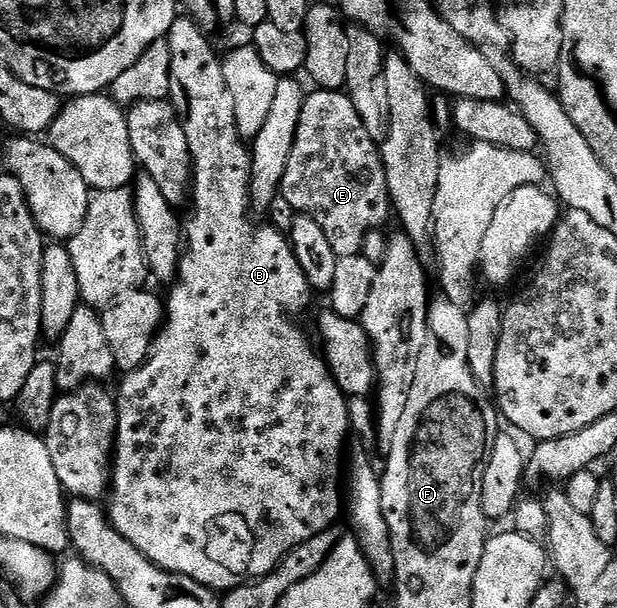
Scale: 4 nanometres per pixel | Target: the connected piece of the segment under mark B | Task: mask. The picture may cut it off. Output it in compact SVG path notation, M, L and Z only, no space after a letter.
M178 16L173 22L173 27L169 30L167 41L171 48L171 92L169 98L176 108L177 114L181 117L183 124L183 132L187 132L187 146L191 148L191 160L193 161L193 184L191 187L191 207L193 211L189 214L189 219L186 217L183 222L183 250L184 257L182 257L177 272L175 275L176 281L172 283L173 291L169 294L169 299L164 299L163 305L167 315L158 335L153 339L153 349L150 353L149 359L143 363L139 368L128 371L124 375L125 378L121 382L121 387L115 390L115 397L117 399L117 440L113 448L113 468L111 471L111 489L107 495L107 517L109 522L115 528L115 532L119 532L119 536L126 538L131 544L135 544L135 548L139 548L139 552L143 552L143 556L147 556L147 560L151 560L160 570L167 571L168 574L182 574L183 576L191 576L191 580L195 580L199 584L208 586L214 592L228 592L237 586L244 586L252 583L254 580L264 578L266 574L272 574L280 567L281 561L287 557L299 544L303 544L303 540L311 540L311 536L315 536L319 532L330 529L331 524L337 518L337 513L342 513L343 510L343 486L337 483L337 469L341 466L341 449L345 446L345 433L350 433L351 427L349 425L349 413L347 412L347 395L337 386L337 382L333 379L333 374L329 370L329 366L324 360L324 357L319 353L318 347L312 346L309 343L309 338L305 335L303 327L297 323L297 317L304 312L309 306L309 301L315 297L315 291L309 285L307 276L303 276L303 268L299 268L299 260L293 255L293 248L289 245L288 237L281 233L270 224L264 226L256 226L253 223L254 215L251 213L251 203L249 200L249 167L251 165L251 150L247 145L246 139L242 138L237 130L237 117L235 116L235 96L231 96L231 92L227 88L227 80L223 76L223 68L221 67L222 59L217 58L217 54L213 51L213 46L209 43L210 35L202 30L192 18L188 16Z

